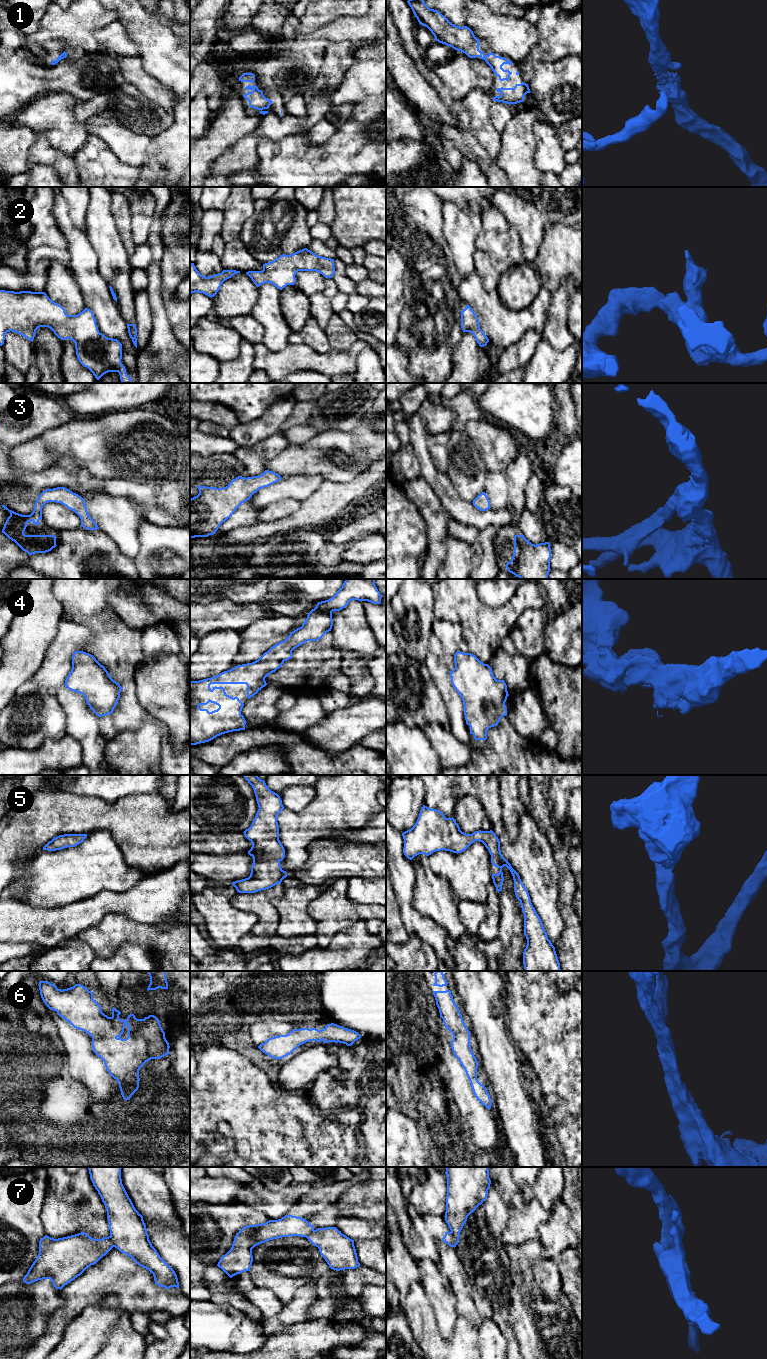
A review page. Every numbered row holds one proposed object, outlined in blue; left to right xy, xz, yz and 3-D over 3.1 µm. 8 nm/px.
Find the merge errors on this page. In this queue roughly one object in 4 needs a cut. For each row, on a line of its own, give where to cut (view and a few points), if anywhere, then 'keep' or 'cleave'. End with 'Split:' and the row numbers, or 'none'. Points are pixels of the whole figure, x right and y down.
1: cut none; keep
2: cut none; keep
3: cut none; keep
4: cut none; keep
5: cut none; keep
6: cut none; keep
7: cut yz (450, 1232), (455, 1245); cleave
Split: 7

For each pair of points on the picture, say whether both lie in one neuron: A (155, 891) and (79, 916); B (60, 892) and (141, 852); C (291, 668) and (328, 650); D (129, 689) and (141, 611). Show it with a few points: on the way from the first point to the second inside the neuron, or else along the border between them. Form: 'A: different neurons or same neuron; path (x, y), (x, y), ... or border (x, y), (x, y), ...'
A: same neuron; path (136, 903), (101, 903), (98, 905)
B: different neurons; border (113, 839), (124, 860), (128, 864), (145, 871)
C: same neuron; path (300, 668), (310, 661), (317, 661), (319, 659)
D: different neurons; border (118, 616), (128, 626), (136, 628), (141, 632)

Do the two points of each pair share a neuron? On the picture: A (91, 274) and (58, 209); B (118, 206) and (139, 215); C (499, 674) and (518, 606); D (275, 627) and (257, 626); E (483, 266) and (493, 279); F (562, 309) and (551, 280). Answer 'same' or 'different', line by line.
A: same
B: different
C: different
D: same
E: same
F: different

